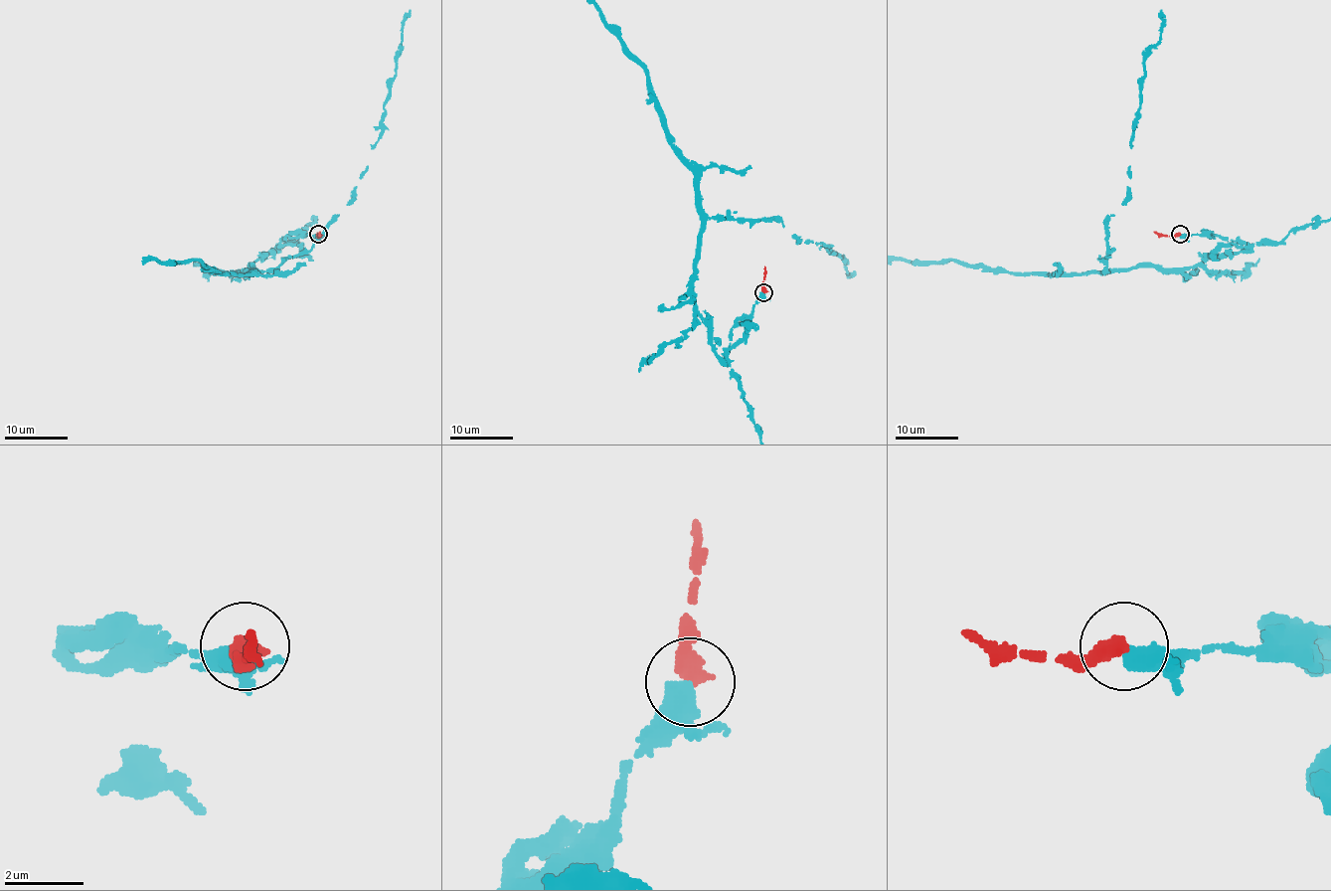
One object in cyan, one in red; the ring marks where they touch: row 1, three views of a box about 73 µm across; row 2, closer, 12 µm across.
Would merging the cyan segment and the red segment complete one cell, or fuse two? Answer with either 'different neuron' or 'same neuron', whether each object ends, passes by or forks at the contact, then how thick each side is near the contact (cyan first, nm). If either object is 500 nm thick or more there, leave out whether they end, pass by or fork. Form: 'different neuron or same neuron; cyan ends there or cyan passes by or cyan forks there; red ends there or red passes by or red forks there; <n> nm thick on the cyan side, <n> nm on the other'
same neuron; 550 nm thick on the cyan side, 440 nm on the other

